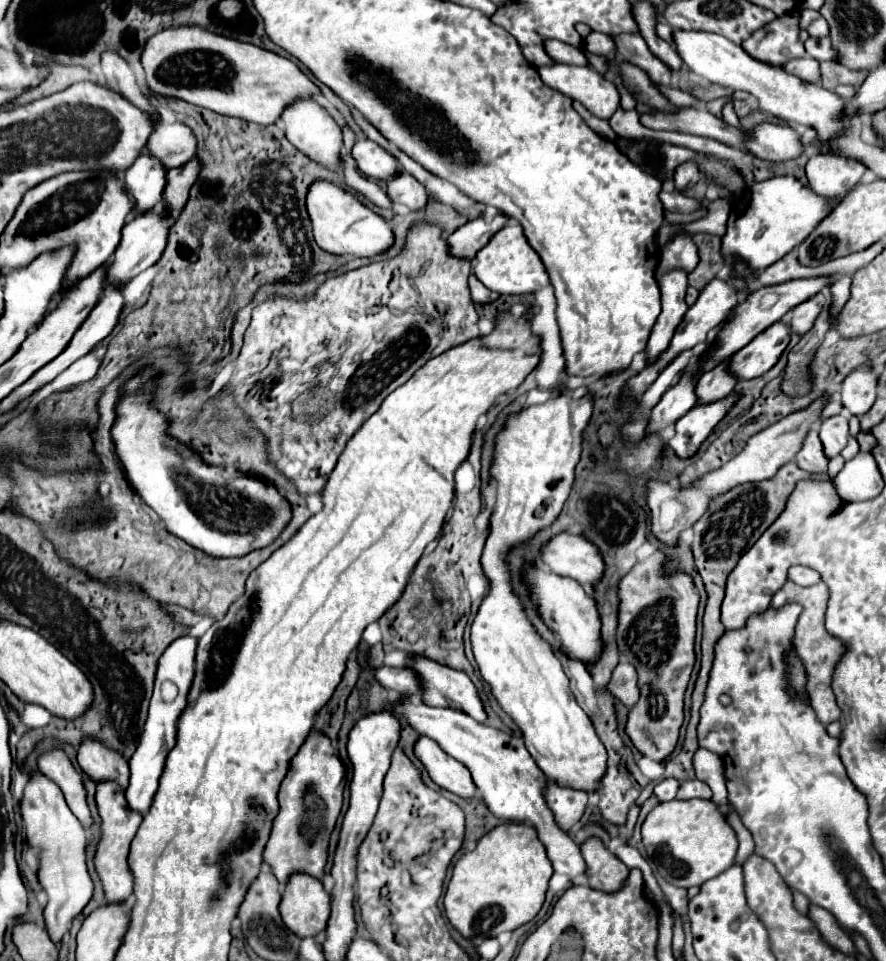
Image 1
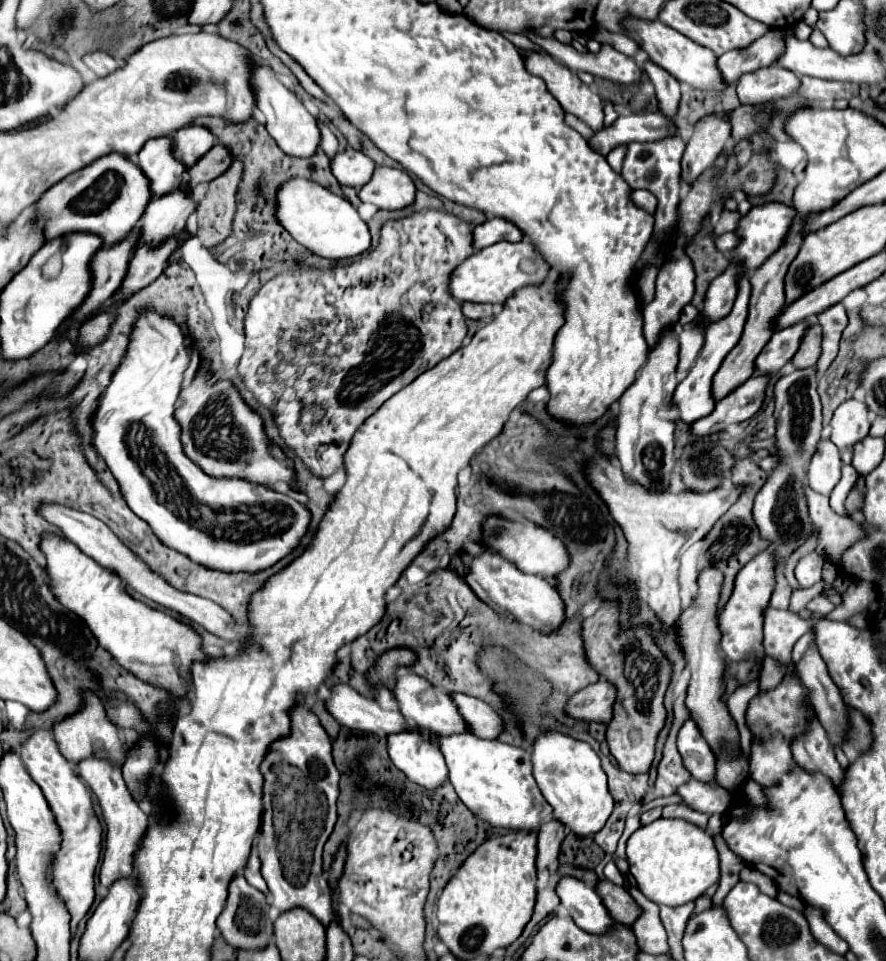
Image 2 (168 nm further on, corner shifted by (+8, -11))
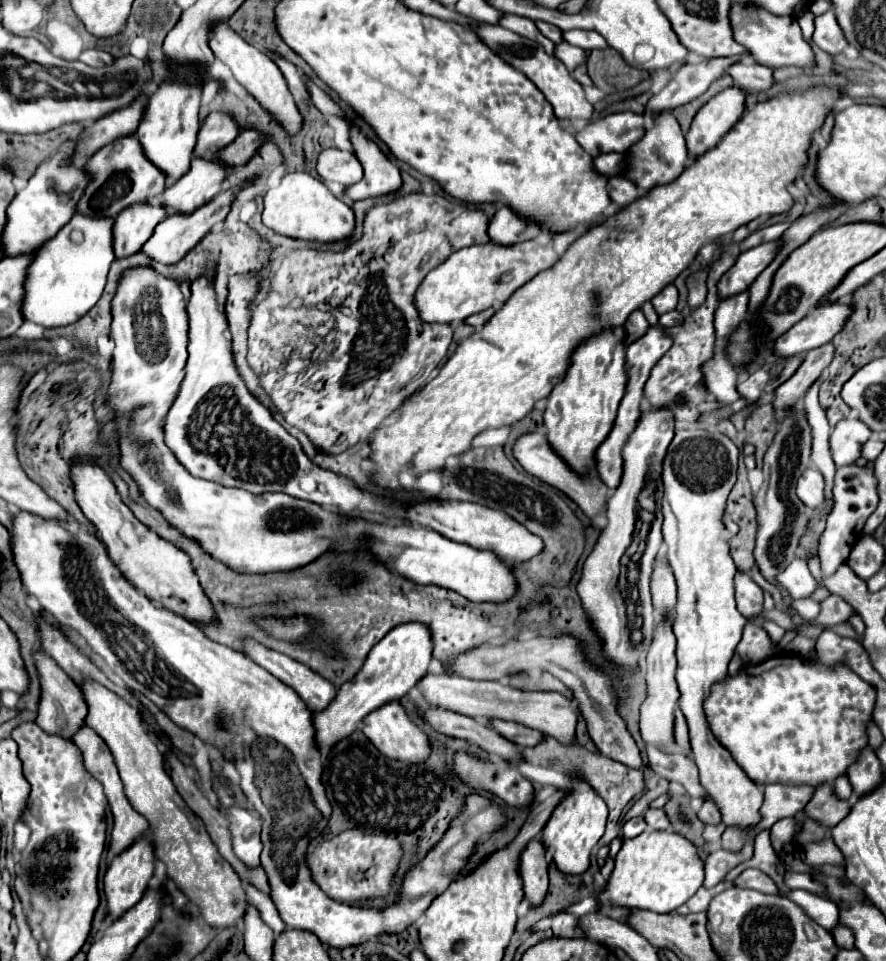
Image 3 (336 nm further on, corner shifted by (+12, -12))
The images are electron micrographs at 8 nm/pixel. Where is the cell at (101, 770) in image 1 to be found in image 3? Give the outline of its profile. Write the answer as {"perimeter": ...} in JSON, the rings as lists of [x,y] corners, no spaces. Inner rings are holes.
{"perimeter":[[[38,652],[34,658],[36,658],[40,682],[42,682],[42,698],[40,698],[36,724],[48,734],[56,734],[64,740],[72,740],[72,736],[84,726],[86,716],[88,716],[88,708],[86,708],[82,690],[76,686],[76,682],[72,678],[66,676],[66,672],[46,652]]]}

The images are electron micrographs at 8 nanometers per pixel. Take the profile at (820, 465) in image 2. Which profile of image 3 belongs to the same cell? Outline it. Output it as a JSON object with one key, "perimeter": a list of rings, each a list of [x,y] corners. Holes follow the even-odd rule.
{"perimeter":[[[810,468],[808,472],[804,472],[798,480],[798,488],[796,488],[798,498],[810,506],[810,508],[818,508],[824,502],[824,478],[822,472],[816,468]]]}

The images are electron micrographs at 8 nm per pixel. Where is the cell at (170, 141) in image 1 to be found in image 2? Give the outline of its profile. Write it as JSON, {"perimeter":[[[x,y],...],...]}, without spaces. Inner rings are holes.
{"perimeter":[[[184,125],[172,135],[176,135],[176,155],[180,155],[180,159],[184,159],[188,167],[192,167],[200,157],[204,157],[218,141],[202,125]]]}

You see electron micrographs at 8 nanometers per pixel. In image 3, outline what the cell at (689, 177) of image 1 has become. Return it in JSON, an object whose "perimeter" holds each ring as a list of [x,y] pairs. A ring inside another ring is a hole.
{"perimeter":[[[732,86],[716,94],[700,108],[690,124],[690,130],[686,132],[688,162],[698,160],[698,156],[712,150],[718,140],[726,136],[726,132],[740,120],[744,112],[744,98],[746,92]]]}

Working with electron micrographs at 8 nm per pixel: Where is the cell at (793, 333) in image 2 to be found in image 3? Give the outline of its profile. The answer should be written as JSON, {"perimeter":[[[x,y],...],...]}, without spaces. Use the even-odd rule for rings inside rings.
{"perimeter":[[[846,300],[816,306],[808,316],[804,316],[788,332],[774,340],[774,356],[802,356],[812,348],[830,342],[850,316],[848,310],[850,306]]]}

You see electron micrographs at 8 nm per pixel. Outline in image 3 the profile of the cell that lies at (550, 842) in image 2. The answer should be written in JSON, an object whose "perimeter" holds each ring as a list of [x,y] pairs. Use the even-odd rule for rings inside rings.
{"perimeter":[[[534,840],[520,856],[520,876],[524,880],[524,892],[530,904],[538,906],[548,890],[548,862],[542,842]]]}

